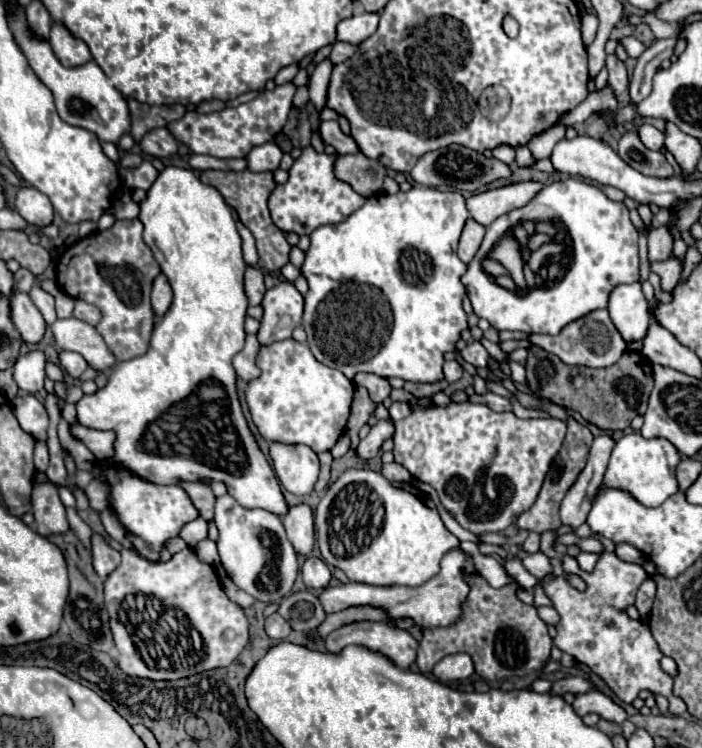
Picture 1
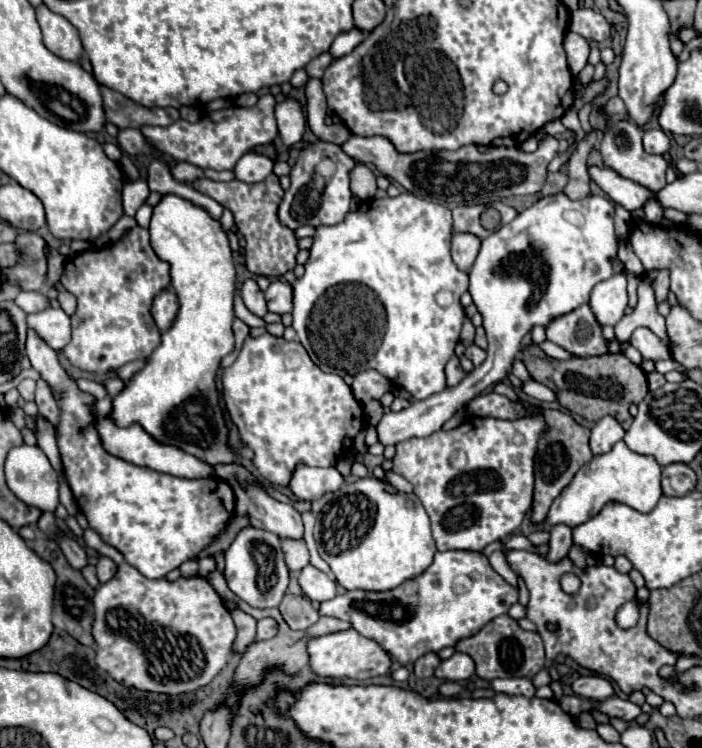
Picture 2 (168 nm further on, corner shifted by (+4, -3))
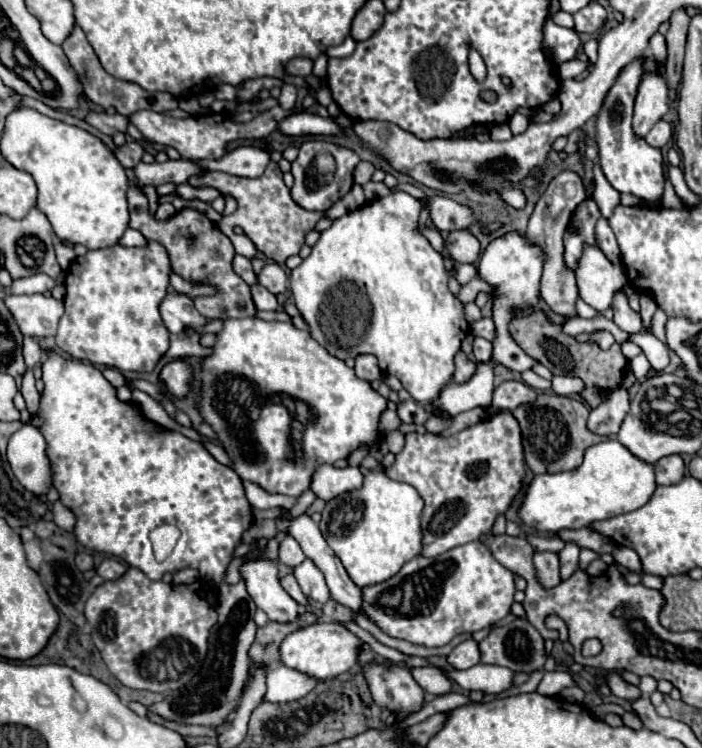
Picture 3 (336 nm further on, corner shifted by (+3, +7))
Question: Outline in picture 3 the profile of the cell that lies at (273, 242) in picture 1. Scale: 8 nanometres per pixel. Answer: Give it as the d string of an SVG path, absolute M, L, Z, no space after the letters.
M269 162L265 174L259 178L239 178L223 172L205 172L191 176L189 184L195 188L215 188L223 196L233 196L237 200L237 210L229 218L223 218L223 222L235 222L237 226L241 226L245 236L257 246L257 250L277 264L283 264L289 256L299 254L307 232L311 232L317 220L323 218L323 212L309 212L293 202L277 162Z

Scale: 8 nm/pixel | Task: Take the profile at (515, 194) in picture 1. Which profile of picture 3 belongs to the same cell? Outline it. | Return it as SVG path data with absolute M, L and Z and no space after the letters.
M445 196L429 198L431 202L431 218L439 230L461 230L475 224L475 214L469 206L459 204Z

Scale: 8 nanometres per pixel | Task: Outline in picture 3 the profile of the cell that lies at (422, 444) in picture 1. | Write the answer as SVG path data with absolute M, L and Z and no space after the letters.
M511 412L483 418L453 436L405 434L405 448L385 470L391 480L411 484L425 500L421 530L423 556L439 556L455 546L479 540L495 526L497 516L507 514L525 480L525 458L519 422Z

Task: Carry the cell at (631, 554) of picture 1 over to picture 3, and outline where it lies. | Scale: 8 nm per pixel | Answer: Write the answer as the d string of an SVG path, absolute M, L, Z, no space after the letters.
M615 546L613 548L613 558L619 566L625 566L633 572L639 572L641 570L641 562L639 562L639 556L635 550L627 548L627 546Z

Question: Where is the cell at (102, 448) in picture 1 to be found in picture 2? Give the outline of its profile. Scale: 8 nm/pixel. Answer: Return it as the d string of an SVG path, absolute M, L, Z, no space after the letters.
M104 418L98 420L98 432L102 438L104 448L114 454L114 456L122 456L124 460L138 464L138 466L148 466L152 470L158 472L166 472L172 476L182 476L182 478L194 478L194 476L212 476L212 468L208 464L204 464L202 460L198 460L196 456L180 450L178 446L170 446L170 444L162 444L158 440L154 440L140 424L130 424L128 428L124 426L116 426L116 422L112 418Z

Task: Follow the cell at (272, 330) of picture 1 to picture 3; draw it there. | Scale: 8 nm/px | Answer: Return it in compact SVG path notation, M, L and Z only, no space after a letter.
M267 264L261 274L257 276L259 284L265 286L269 292L273 292L275 296L277 294L285 294L287 292L287 274L283 272L283 268L279 264Z

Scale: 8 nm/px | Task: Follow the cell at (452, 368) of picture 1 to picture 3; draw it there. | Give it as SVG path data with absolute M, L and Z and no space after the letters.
M459 350L457 356L455 356L455 376L453 376L453 380L455 382L465 382L465 380L471 378L473 372L475 372L475 362L471 362L465 356L465 352Z

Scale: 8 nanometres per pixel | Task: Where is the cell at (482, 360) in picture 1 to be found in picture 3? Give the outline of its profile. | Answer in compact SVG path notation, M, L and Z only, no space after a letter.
M475 338L473 342L473 354L477 358L477 362L485 362L491 358L491 342L485 338Z

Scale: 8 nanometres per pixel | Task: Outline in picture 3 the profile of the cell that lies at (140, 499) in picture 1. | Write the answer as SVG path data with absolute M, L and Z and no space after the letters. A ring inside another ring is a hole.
M45 350L41 368L45 382L45 392L41 396L41 434L47 440L47 456L53 466L53 486L59 490L61 502L77 516L77 540L87 548L123 558L129 566L141 568L141 572L151 580L159 580L165 572L197 568L201 578L219 584L225 566L231 562L231 552L239 544L243 530L247 530L253 520L239 474L219 464L203 444L189 440L181 432L159 430L151 420L145 420L135 404L119 402L115 388L93 364L83 364L71 358L65 360L57 352ZM161 524L177 526L181 538L171 556L157 562L153 558L149 532Z

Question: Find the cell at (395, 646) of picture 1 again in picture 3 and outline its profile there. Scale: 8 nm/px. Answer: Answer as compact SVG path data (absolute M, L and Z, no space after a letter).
M317 622L311 626L305 626L293 634L289 634L281 644L281 660L285 666L297 668L309 676L329 680L337 678L339 674L351 670L359 662L359 650L363 642L359 636L349 632L339 622Z

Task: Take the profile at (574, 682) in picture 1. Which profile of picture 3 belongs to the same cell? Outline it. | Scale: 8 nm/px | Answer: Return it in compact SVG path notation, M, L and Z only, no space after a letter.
M605 672L605 684L611 688L611 694L617 698L625 698L625 700L637 700L641 696L637 686L627 684L617 672Z

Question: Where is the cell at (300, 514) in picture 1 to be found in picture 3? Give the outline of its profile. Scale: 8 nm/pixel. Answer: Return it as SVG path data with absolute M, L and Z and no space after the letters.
M285 536L283 542L279 544L279 562L295 568L303 560L305 560L305 554L303 554L299 542L295 538L291 538L291 536Z

